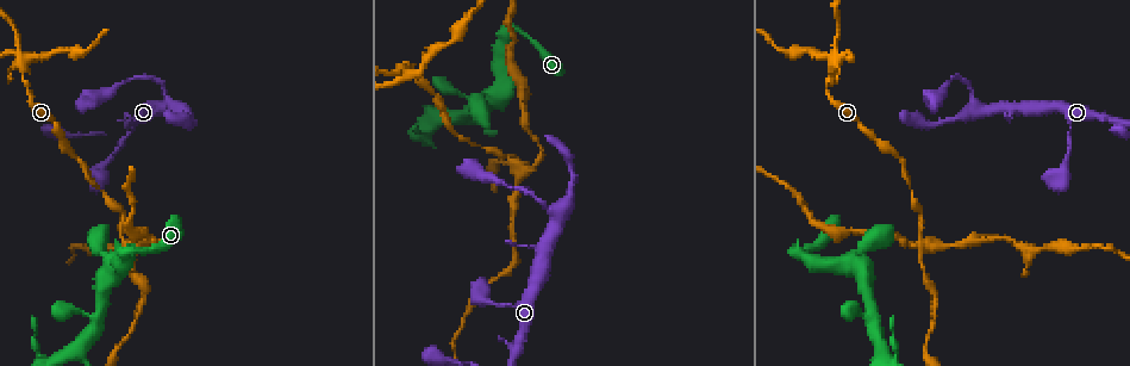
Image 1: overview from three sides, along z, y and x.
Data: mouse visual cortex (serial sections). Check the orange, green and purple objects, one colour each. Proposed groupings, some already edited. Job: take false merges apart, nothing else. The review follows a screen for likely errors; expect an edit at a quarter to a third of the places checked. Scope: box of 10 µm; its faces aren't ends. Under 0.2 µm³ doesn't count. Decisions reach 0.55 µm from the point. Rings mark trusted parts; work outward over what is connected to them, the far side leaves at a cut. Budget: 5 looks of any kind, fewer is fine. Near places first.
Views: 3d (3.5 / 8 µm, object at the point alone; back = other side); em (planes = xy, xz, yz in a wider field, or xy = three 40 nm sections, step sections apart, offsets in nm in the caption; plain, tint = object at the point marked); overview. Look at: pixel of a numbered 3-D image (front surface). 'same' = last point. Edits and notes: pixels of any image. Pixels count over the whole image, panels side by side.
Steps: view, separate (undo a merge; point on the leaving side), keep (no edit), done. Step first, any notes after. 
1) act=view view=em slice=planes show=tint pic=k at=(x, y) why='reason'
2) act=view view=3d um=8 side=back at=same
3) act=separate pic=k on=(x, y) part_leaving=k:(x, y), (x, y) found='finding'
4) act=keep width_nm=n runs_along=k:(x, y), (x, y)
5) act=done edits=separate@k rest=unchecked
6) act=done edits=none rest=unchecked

act=view view=3d um=3.5 side=back pic=1 at=(929, 246) why='four-way junction'

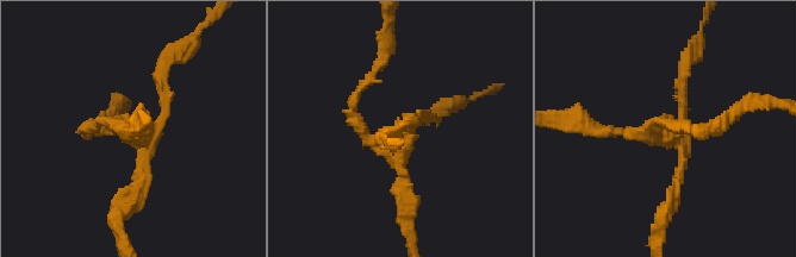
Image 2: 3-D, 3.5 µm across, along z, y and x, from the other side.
act=separate pic=2 on=(116, 116) found='two cells meet here'

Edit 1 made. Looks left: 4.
act=view view=3d um=3.5 side=back pic=1 at=(488, 99) why='arms part here'

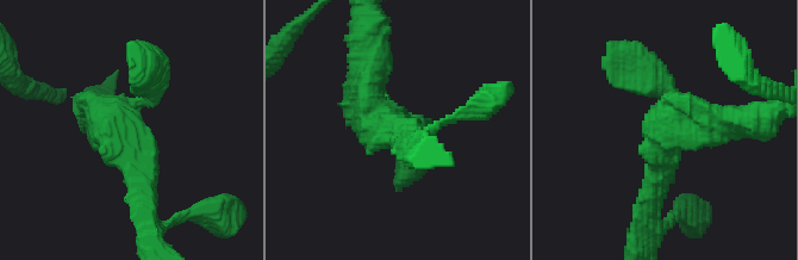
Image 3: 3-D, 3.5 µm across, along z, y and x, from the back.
act=view view=em slice=planes show=tint pic=3 at=(663, 149) why='need the tissue'

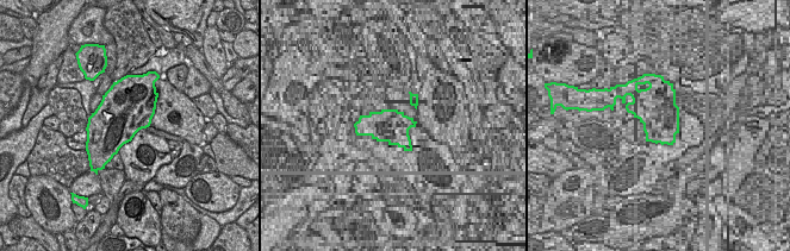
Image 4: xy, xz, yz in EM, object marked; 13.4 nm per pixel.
act=keep runs_along=3:(743, 121), (673, 124), (649, 198) found='one cell here'

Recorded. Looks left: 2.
act=done edits=separate@2 rest=unchecked

